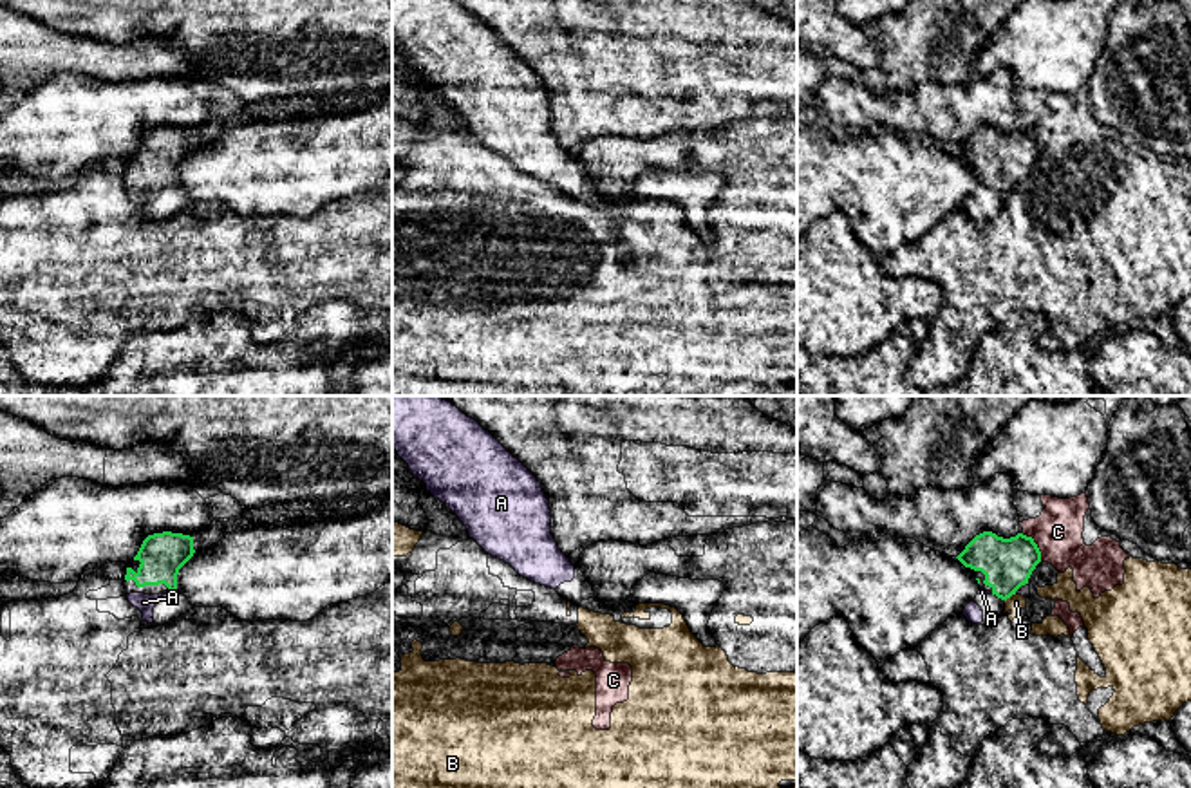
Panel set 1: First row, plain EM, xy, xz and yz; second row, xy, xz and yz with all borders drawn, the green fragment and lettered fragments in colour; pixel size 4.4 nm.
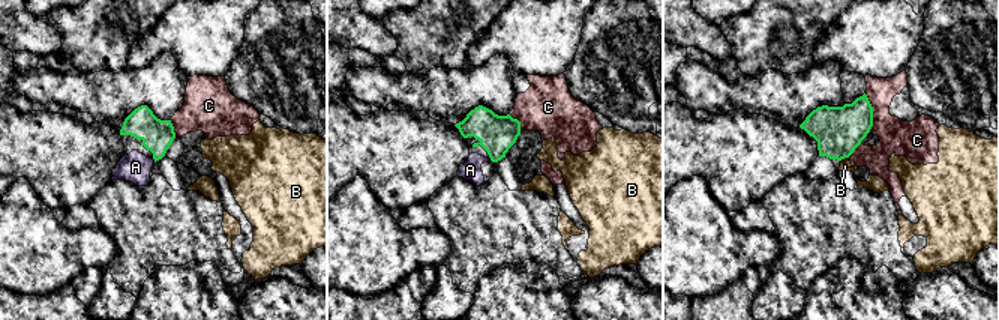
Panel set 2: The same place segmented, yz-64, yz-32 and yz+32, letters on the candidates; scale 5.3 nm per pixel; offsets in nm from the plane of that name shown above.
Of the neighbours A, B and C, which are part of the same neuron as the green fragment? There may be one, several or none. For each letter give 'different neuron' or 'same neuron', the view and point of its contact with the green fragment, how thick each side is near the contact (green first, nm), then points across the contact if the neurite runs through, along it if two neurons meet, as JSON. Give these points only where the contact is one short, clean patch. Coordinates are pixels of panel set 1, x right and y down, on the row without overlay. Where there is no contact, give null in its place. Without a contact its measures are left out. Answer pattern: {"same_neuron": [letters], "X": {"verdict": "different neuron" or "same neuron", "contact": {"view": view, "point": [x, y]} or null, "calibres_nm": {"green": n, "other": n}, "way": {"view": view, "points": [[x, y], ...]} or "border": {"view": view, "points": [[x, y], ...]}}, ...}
{"same_neuron": ["A"], "A": {"verdict": "same neuron", "contact": {"view": "xy", "point": [170, 185]}, "calibres_nm": {"green": 200, "other": 80}, "way": {"view": "xy", "points": [[161, 150], [170, 185], [143, 197]]}}, "B": {"verdict": "different neuron", "contact": {"view": "yz", "point": [1009, 192]}, "calibres_nm": {"green": 220, "other": 70}}, "C": {"verdict": "different neuron", "contact": {"view": "yz", "point": [1036, 140]}, "calibres_nm": {"green": 220, "other": 220}}}

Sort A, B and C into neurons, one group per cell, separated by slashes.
A / B C

